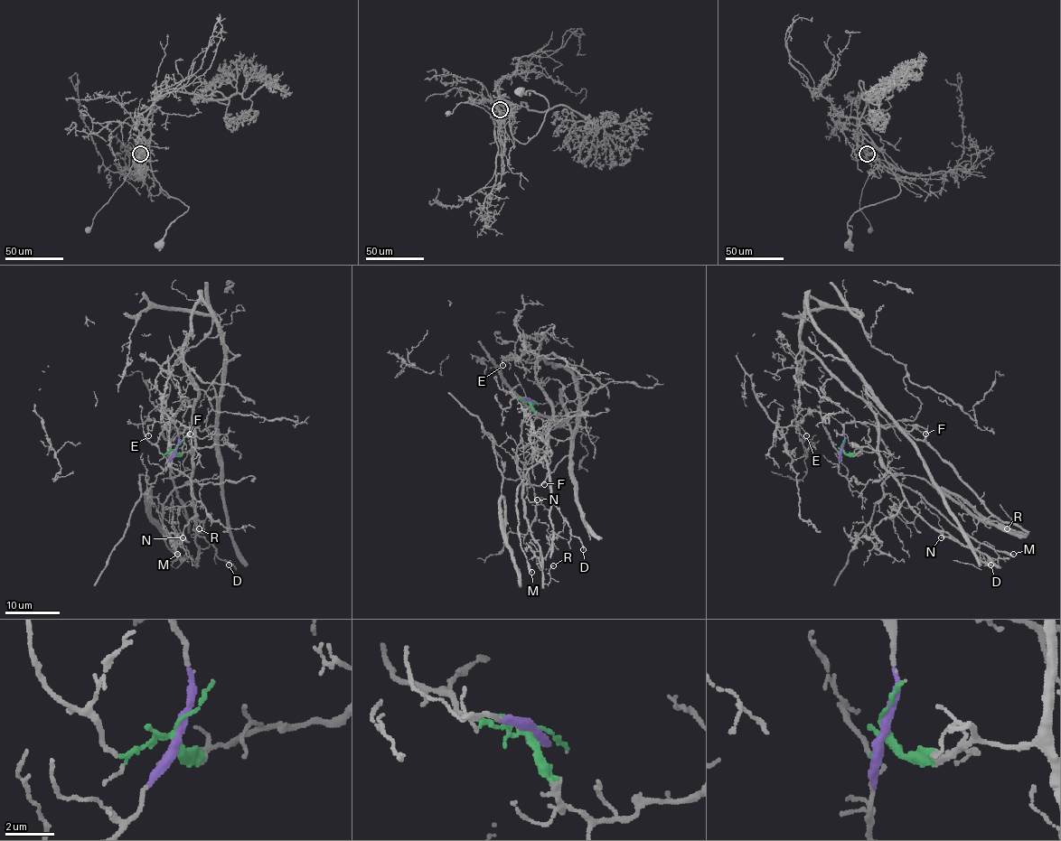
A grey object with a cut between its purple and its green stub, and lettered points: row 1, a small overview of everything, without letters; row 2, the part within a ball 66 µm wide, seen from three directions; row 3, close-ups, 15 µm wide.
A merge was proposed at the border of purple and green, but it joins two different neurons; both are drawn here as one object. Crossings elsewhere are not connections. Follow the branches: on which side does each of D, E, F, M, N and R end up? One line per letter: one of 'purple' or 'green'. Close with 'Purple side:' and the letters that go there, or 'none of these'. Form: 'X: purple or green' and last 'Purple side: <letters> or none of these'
D: green
E: green
F: purple
M: green
N: green
R: purple
Purple side: F, R

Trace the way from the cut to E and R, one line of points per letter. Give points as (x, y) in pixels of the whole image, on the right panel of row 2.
E: (841, 449), (847, 453), (876, 449), (877, 415), (805, 350), (797, 367), (802, 420), (796, 422), (807, 435)
R: (841, 449), (845, 423), (901, 427), (926, 442), (991, 513), (1004, 521), (1018, 524), (1026, 532), (1007, 528)

